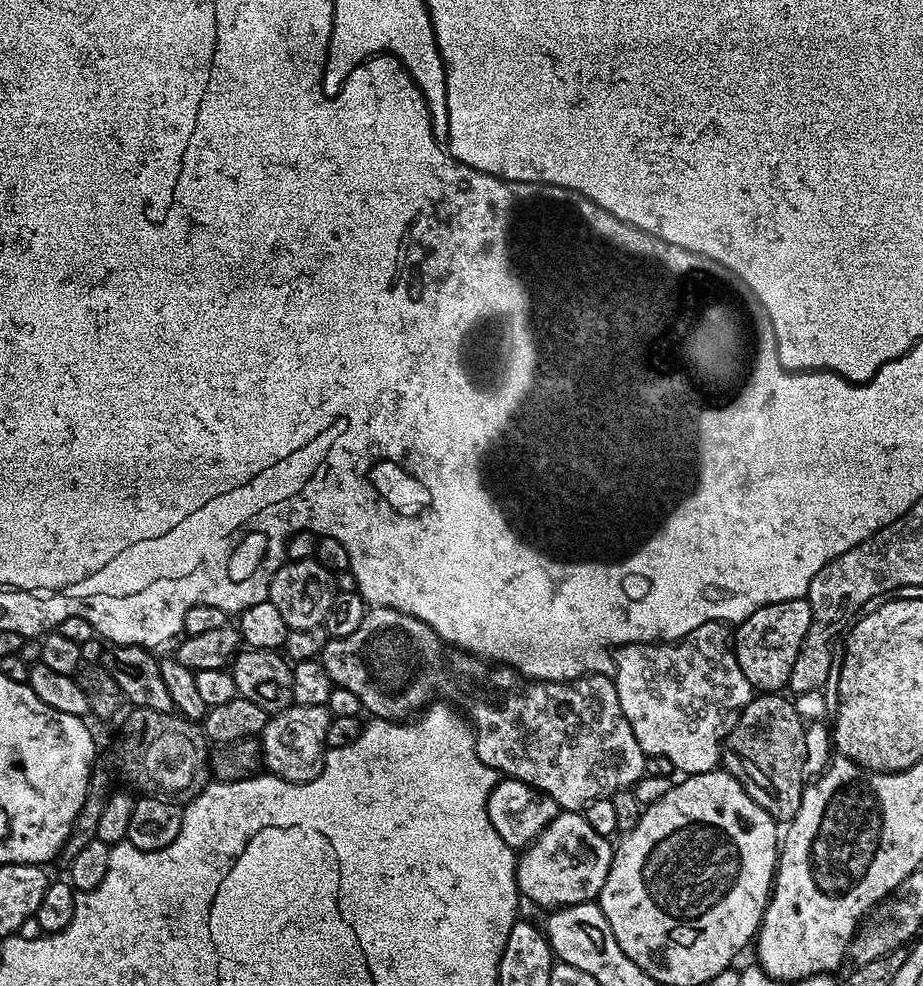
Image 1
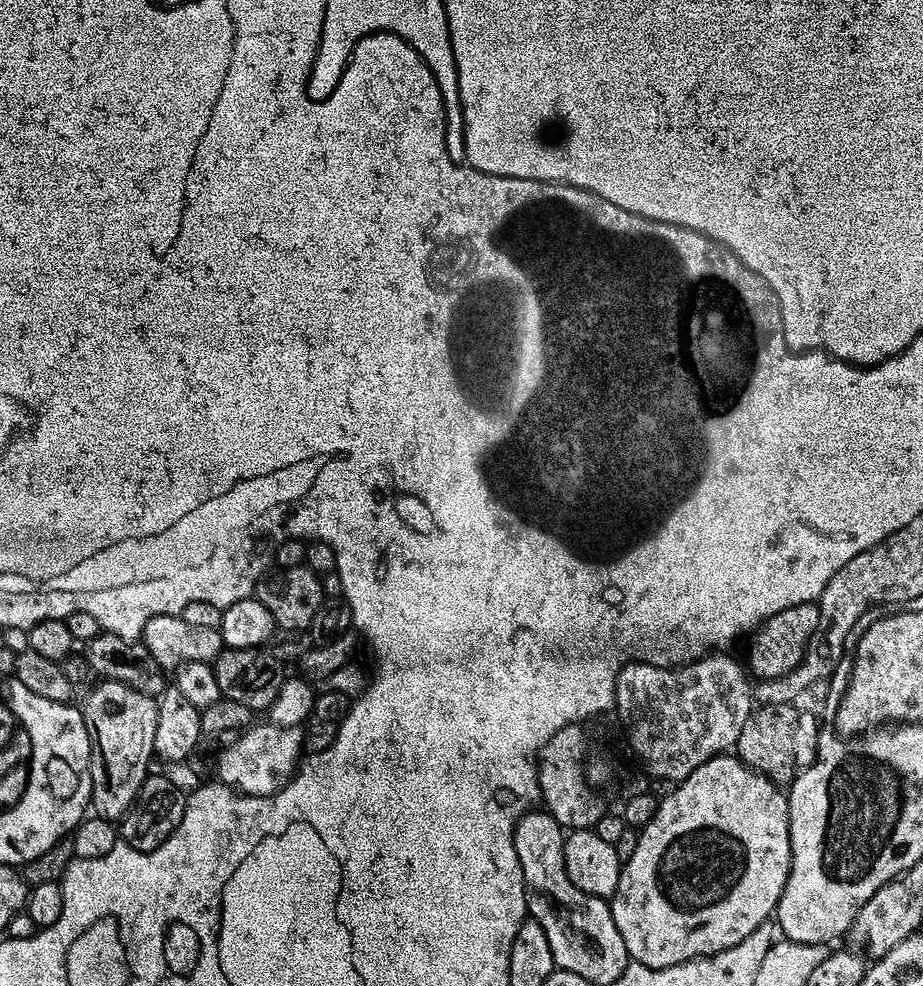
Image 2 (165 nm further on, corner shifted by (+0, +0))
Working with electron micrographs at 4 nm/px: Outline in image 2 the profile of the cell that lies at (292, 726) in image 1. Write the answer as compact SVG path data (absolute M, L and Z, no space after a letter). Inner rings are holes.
M271 722L253 723L235 737L236 740L220 756L216 764L219 783L244 798L271 798L275 792L287 789L302 763L304 729L278 726Z

